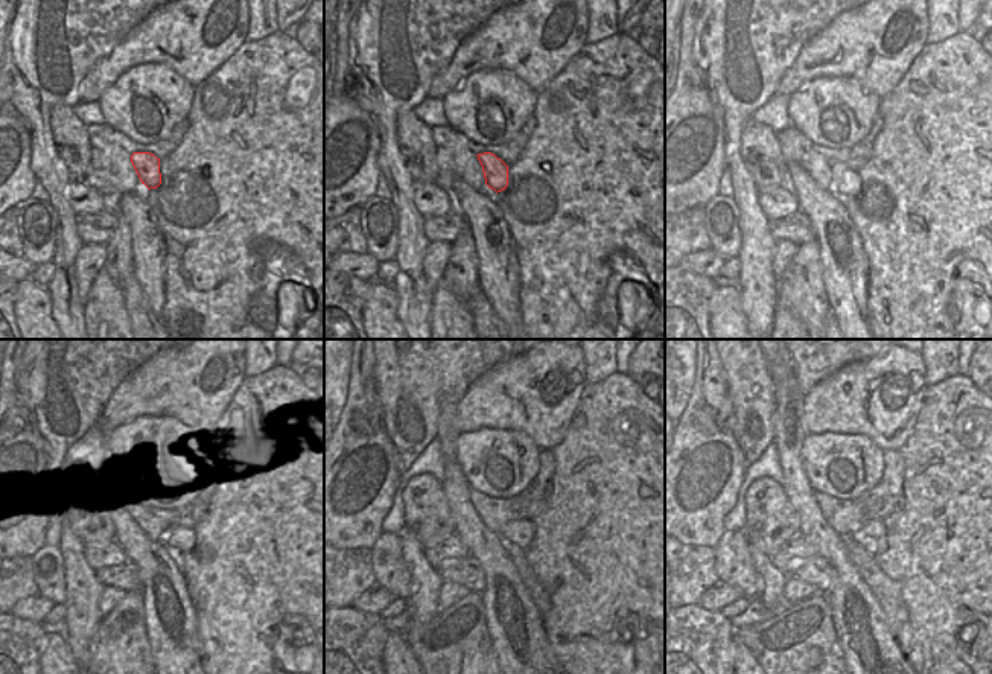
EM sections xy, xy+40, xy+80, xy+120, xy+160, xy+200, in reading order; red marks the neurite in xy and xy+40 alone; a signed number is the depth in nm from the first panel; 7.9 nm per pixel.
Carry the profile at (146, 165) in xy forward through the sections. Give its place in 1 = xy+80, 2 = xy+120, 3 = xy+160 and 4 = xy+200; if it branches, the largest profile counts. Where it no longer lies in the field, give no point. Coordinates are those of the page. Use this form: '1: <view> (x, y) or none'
1: xy+80 (845, 181)
2: xy+120 (177, 534)
3: xy+160 (521, 533)
4: xy+200 (872, 534)

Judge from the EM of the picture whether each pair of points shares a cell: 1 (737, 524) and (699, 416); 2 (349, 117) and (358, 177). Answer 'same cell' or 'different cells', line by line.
1: different cells
2: same cell

